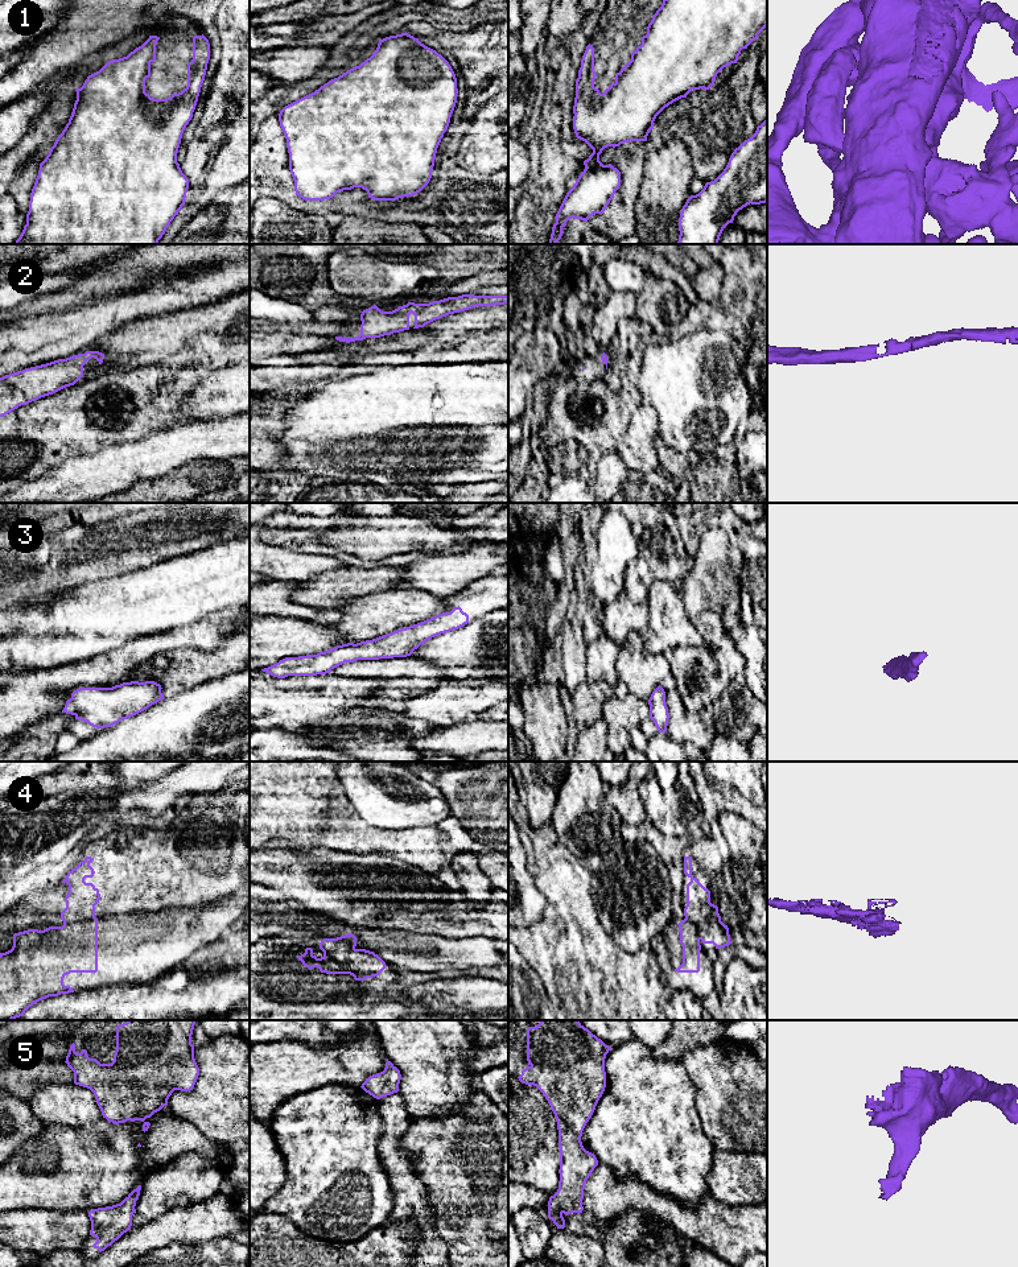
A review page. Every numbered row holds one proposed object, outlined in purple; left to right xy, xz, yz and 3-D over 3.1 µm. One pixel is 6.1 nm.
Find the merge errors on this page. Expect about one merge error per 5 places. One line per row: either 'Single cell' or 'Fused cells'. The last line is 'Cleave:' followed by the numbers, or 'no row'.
1: Single cell
2: Single cell
3: Single cell
4: Fused cells
5: Single cell
Cleave: 4

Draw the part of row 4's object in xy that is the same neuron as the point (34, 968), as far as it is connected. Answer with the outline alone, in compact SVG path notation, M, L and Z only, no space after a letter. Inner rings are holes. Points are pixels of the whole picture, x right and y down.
M98 919L49 926L44 930L28 929L13 934L13 946L0 953L0 1020L13 1020L34 1003L49 996L74 992L63 985L70 973L98 971Z

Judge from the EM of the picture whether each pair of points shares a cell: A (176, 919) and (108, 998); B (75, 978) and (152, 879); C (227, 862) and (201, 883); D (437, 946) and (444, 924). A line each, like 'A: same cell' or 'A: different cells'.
A: different cells
B: different cells
C: same cell
D: different cells

